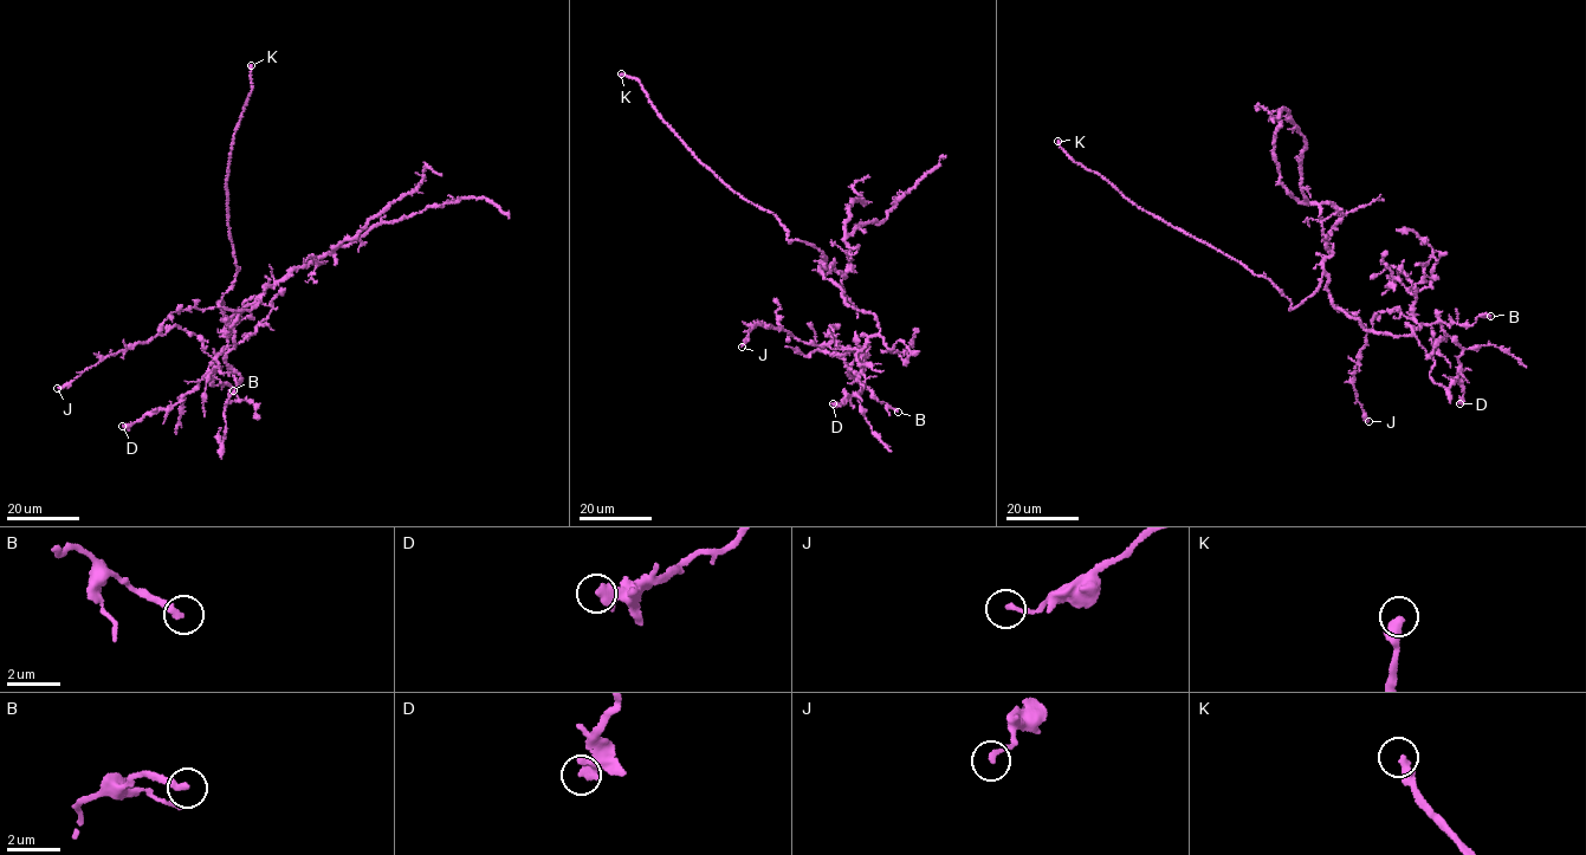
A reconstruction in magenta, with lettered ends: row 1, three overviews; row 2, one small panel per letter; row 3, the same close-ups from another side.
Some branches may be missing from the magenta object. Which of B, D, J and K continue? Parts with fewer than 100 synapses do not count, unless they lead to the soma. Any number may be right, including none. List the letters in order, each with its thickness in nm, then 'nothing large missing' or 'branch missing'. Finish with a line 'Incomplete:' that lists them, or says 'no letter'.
B: calibre 280 nm; nothing large missing
D: calibre 380 nm; nothing large missing
J: calibre 170 nm; nothing large missing
K: calibre 360 nm; branch missing
Incomplete: K

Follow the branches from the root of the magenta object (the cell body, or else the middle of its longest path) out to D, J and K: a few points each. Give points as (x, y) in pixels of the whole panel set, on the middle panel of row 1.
D: (824, 269), (845, 302), (874, 315), (880, 330), (856, 354), (860, 396), (833, 403)
J: (824, 269), (845, 302), (874, 316), (880, 331), (866, 347), (834, 349), (761, 324), (742, 347)
K: (824, 269), (821, 251), (804, 241), (789, 243), (775, 215), (700, 162), (639, 81), (621, 73)

